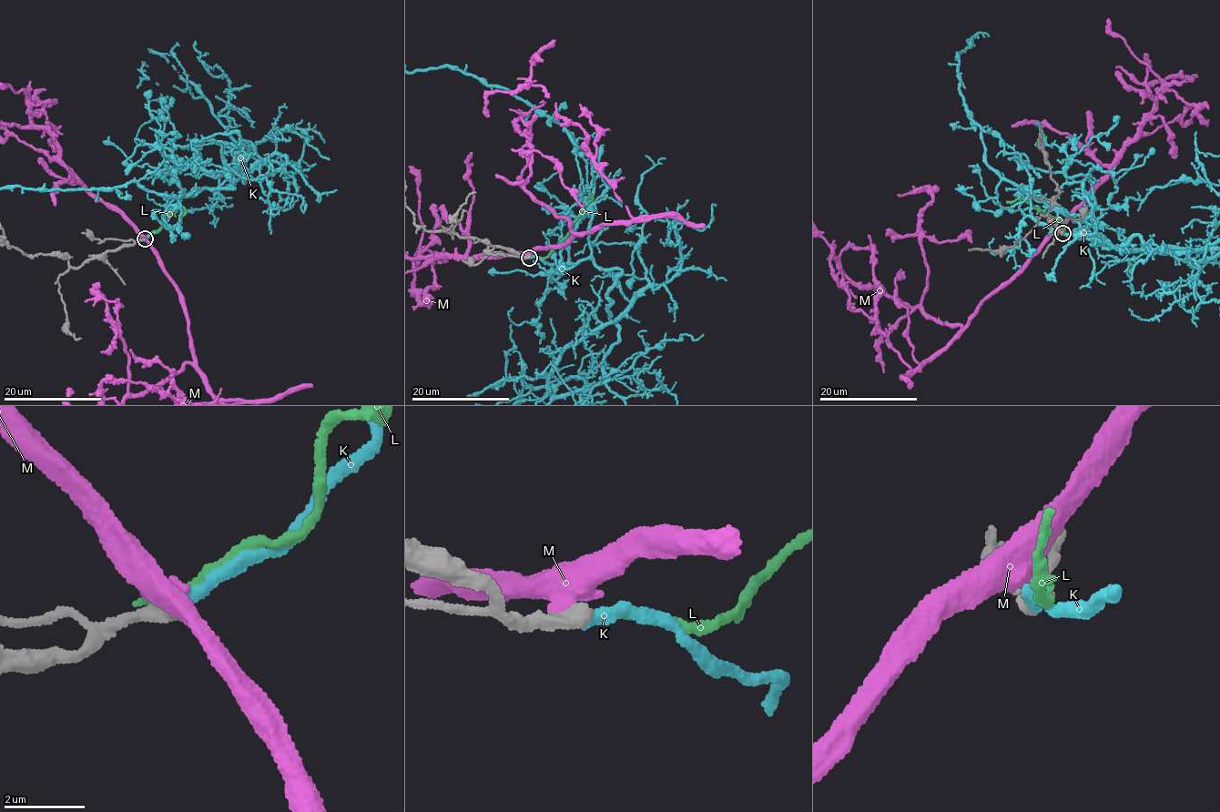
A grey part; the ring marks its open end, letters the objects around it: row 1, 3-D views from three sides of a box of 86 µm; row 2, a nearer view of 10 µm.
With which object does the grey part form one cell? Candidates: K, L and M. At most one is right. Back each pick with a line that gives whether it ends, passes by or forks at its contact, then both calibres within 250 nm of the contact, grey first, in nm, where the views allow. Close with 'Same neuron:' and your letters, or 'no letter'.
K: It ends there. Thickness 440 nm (grey) against 320 nm
Same neuron: K

